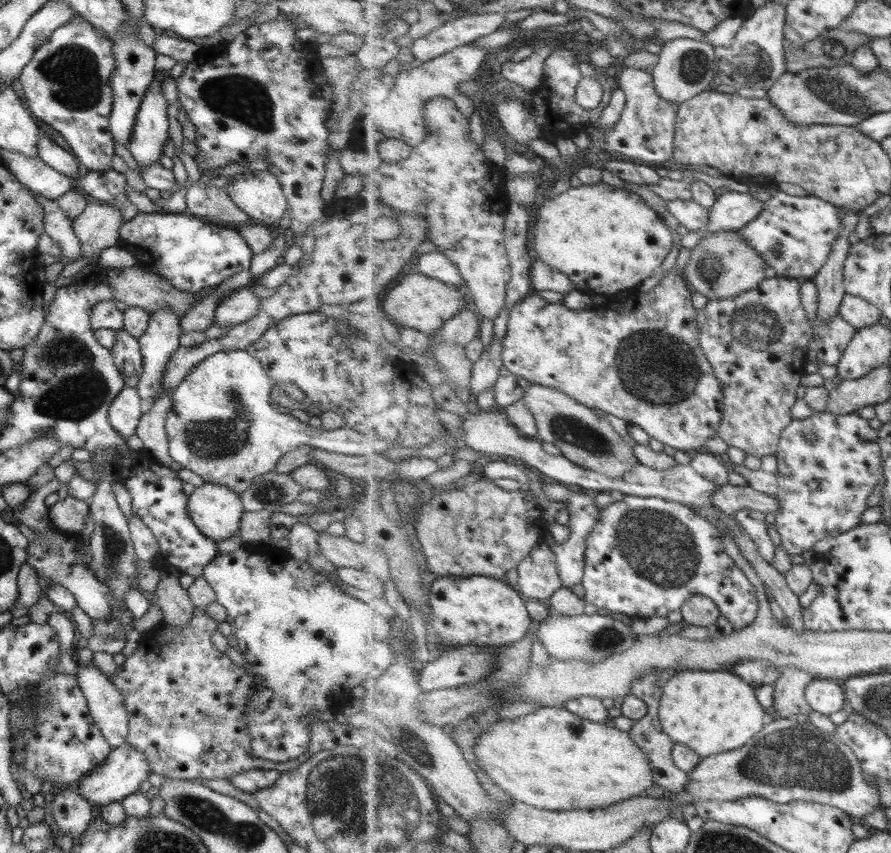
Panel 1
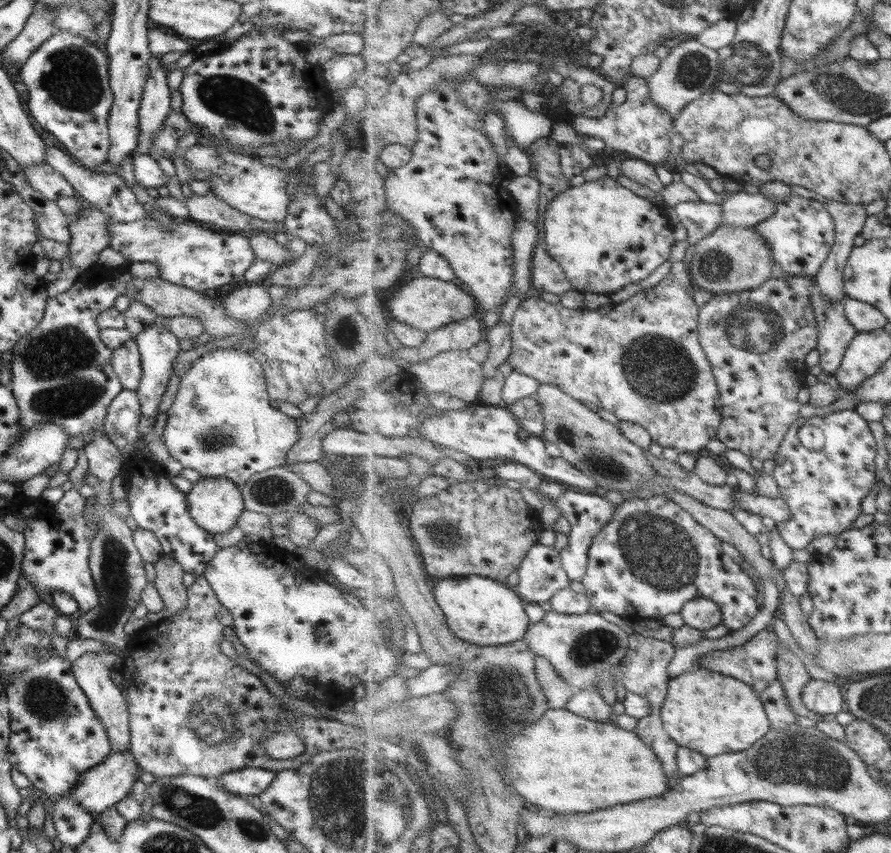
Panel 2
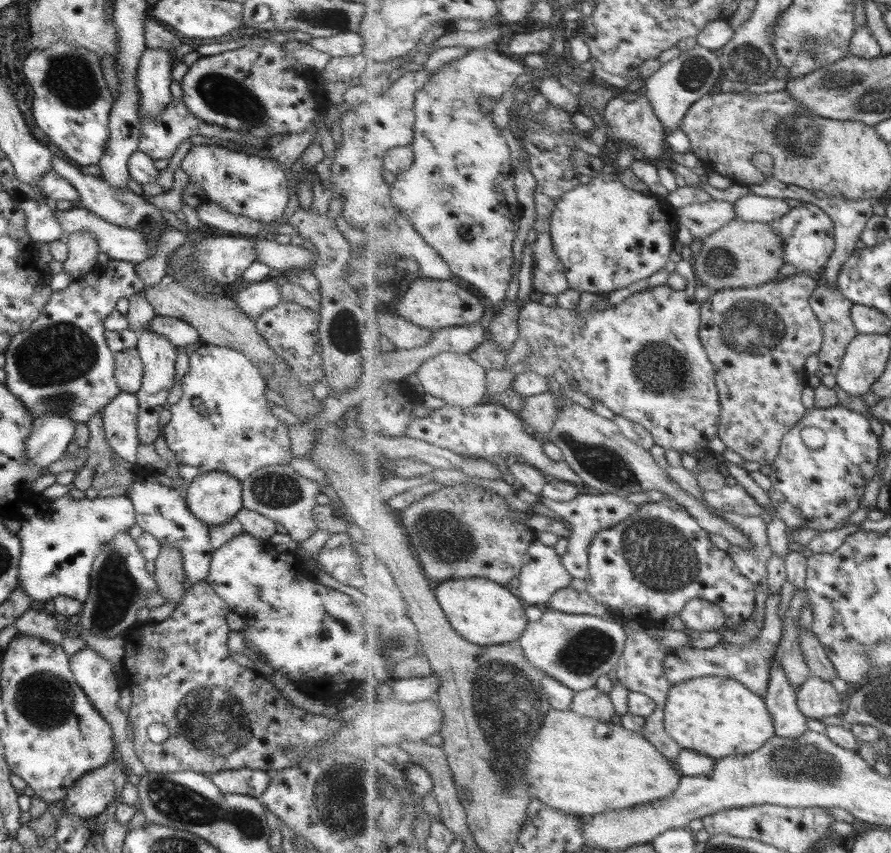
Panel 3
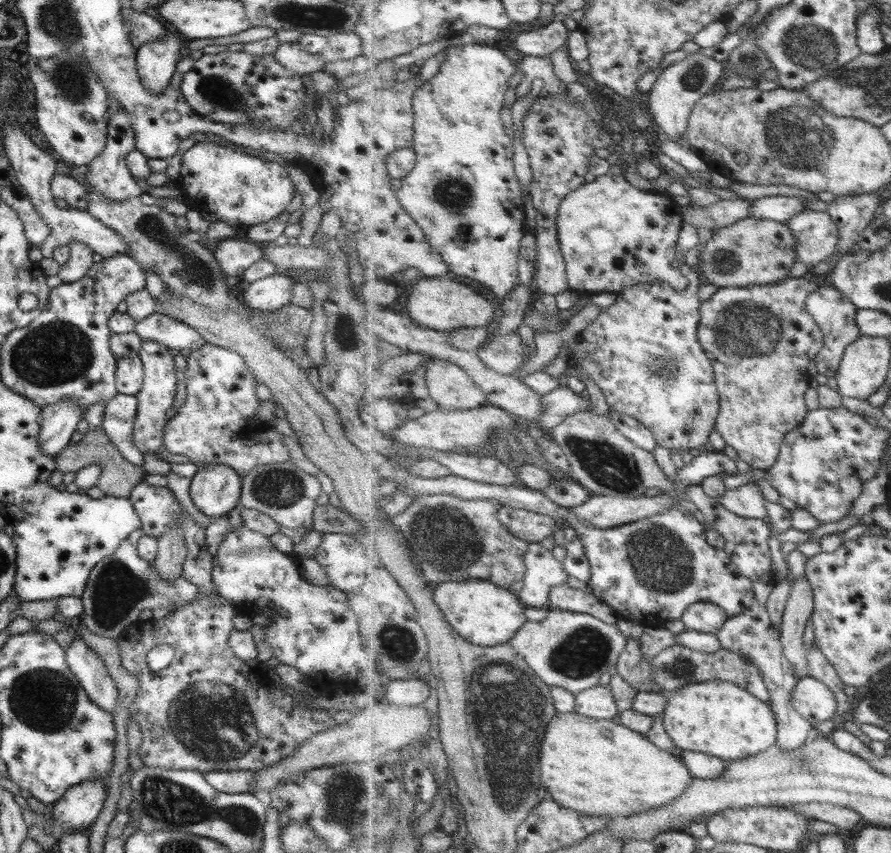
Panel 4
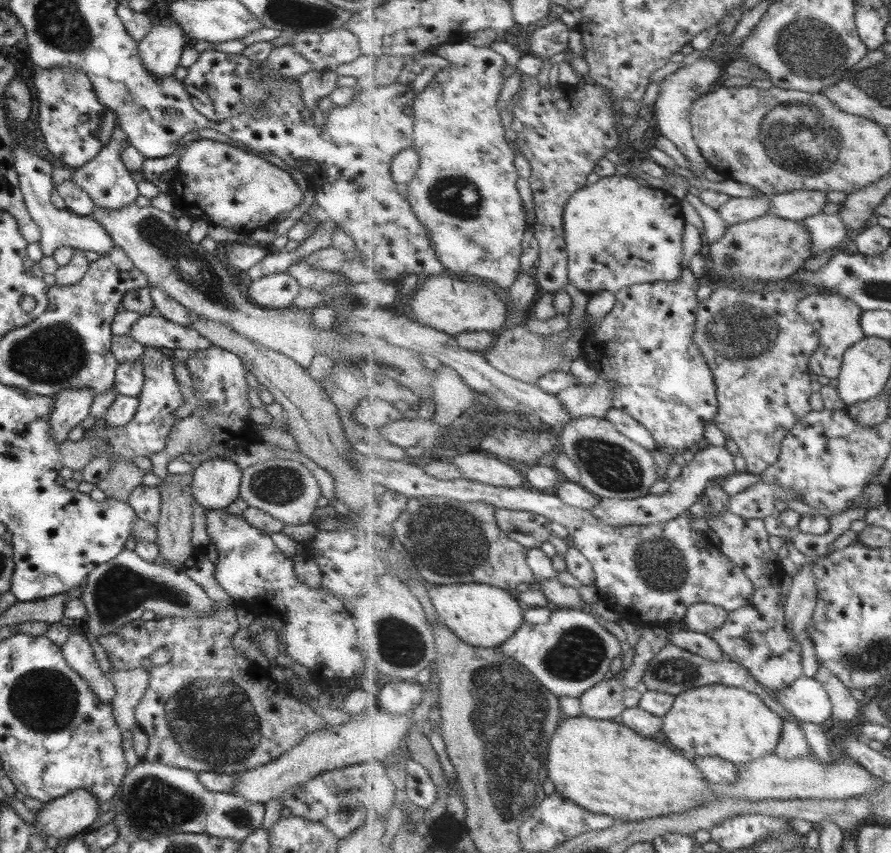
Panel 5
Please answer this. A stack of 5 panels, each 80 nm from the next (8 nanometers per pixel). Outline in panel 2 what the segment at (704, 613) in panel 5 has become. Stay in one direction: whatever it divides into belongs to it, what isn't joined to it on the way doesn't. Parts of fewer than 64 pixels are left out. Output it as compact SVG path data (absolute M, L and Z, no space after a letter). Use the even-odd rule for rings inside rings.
M698 597L690 601L681 612L685 625L709 630L724 622L724 615L721 608L709 598Z

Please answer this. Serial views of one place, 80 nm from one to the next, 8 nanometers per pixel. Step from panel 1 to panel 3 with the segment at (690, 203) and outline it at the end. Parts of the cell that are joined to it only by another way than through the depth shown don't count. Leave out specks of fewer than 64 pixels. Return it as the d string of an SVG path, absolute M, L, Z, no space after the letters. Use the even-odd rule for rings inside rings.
M713 200L676 209L678 221L689 228L693 238L702 240L736 219L736 208L731 202Z

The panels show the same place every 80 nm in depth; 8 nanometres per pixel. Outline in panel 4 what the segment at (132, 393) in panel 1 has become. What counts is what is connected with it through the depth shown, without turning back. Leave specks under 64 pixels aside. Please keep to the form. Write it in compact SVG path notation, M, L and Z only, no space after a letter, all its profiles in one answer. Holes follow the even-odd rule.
M117 393L105 402L101 428L121 456L137 466L142 466L143 455L132 445L130 437L136 415L136 398Z

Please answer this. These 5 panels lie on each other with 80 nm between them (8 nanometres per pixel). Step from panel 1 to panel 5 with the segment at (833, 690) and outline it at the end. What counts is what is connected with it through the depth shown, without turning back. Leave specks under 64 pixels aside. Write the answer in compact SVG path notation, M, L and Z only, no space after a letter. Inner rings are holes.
M802 677L792 685L781 689L780 691L771 692L772 697L783 706L784 709L791 712L793 716L801 721L823 724L833 716L833 703L824 683L813 678Z

